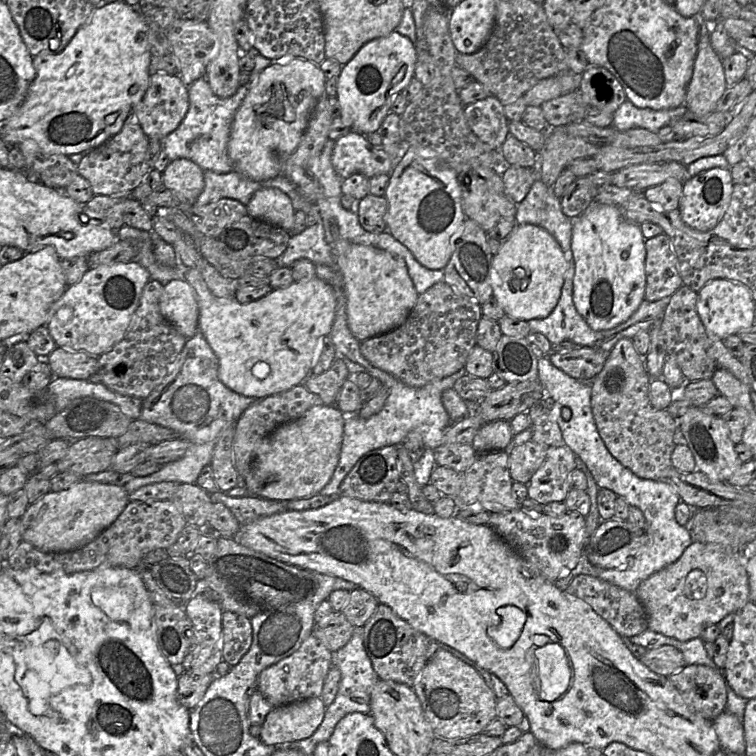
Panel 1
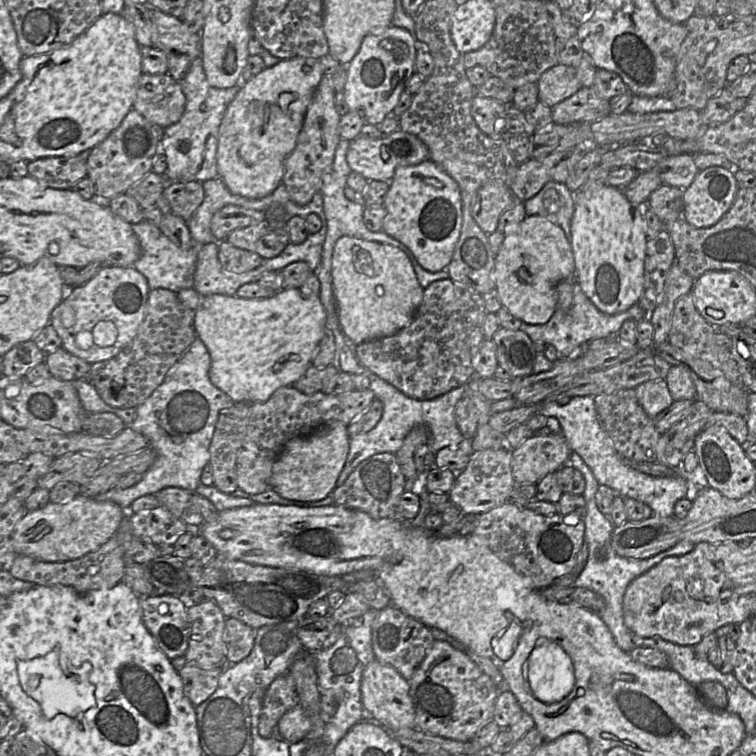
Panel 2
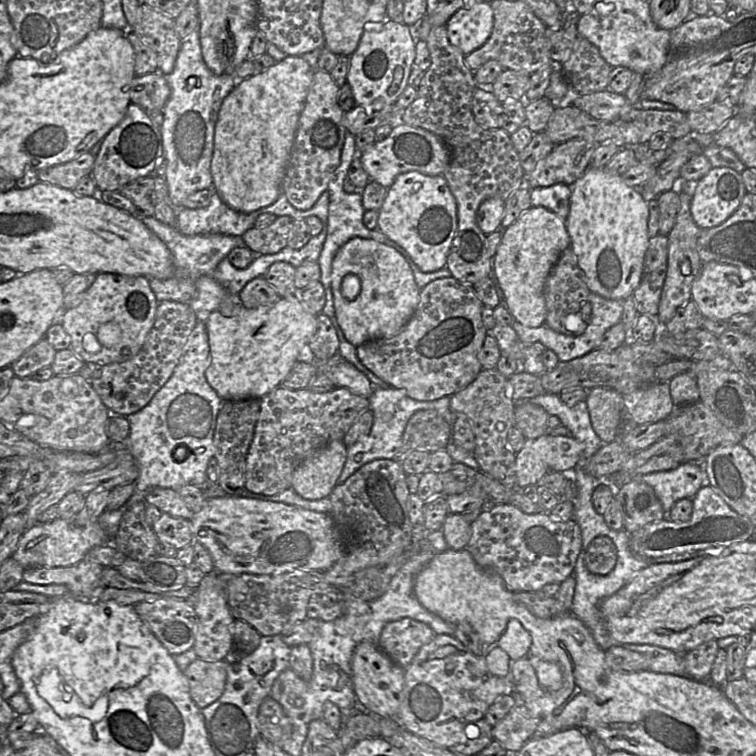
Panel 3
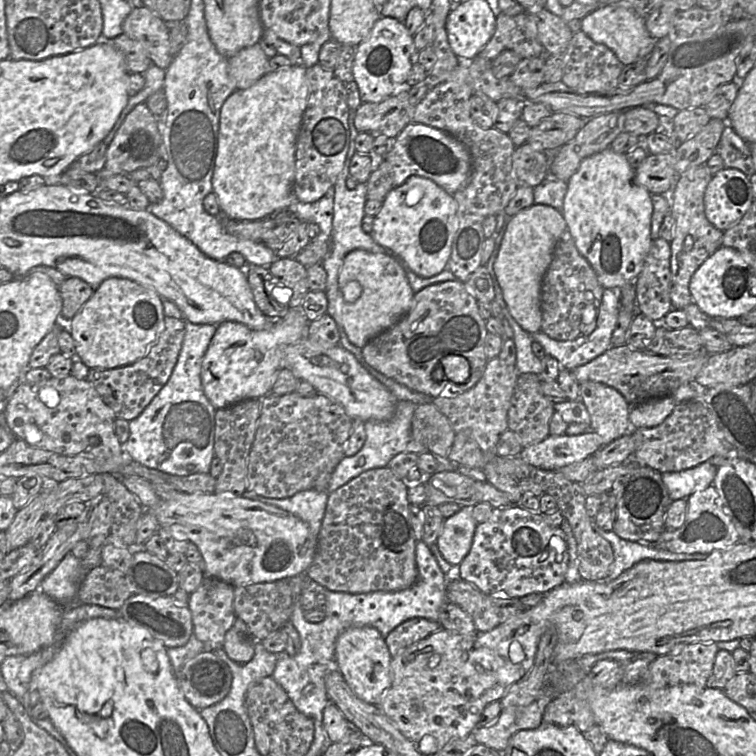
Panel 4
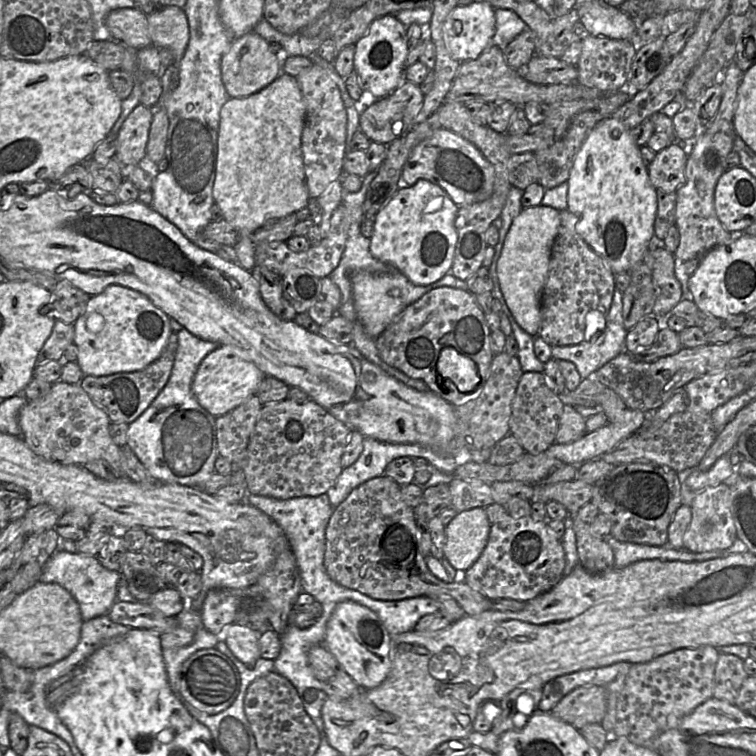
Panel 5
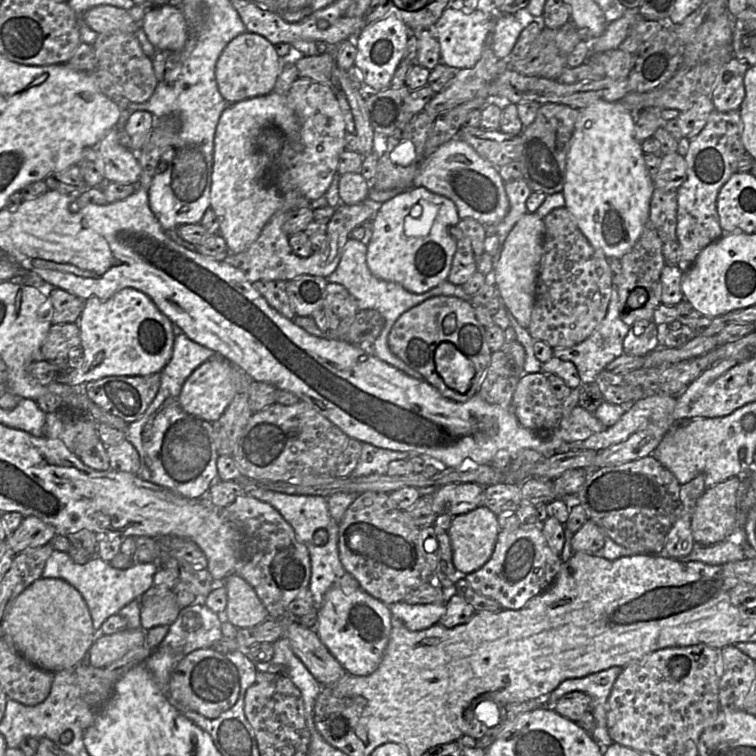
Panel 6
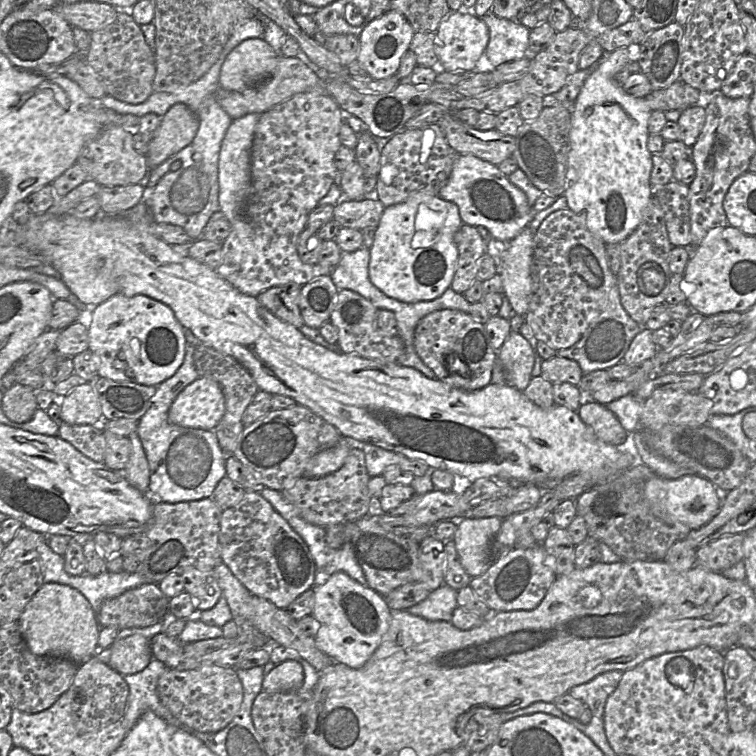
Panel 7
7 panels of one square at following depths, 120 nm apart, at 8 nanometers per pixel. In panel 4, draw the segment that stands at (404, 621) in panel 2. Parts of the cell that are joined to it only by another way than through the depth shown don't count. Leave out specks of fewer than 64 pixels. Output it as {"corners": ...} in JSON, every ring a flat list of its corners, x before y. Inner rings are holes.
{"corners":[[413,618,401,623,385,638,391,657,397,656,404,648,442,629,439,622,424,618]]}

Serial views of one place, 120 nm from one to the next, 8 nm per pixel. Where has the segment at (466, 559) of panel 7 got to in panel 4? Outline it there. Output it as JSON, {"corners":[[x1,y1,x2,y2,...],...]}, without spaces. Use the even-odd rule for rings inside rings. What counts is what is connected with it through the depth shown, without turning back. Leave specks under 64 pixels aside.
{"corners":[[463,507,444,520,436,543,445,560,458,567,469,553,478,523,472,516,472,507]]}

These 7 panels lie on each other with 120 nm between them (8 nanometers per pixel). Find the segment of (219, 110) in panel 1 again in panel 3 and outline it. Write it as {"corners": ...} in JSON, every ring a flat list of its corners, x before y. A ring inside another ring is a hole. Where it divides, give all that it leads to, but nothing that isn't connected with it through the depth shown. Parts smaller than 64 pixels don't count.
{"corners":[[199,29,182,41,174,69,165,77,171,91,163,108,164,121,159,128,162,134,163,157,167,163,165,180,172,206,181,208,192,193,212,188,211,161,215,125,220,107,237,85,238,78,229,74,215,75,206,66]]}

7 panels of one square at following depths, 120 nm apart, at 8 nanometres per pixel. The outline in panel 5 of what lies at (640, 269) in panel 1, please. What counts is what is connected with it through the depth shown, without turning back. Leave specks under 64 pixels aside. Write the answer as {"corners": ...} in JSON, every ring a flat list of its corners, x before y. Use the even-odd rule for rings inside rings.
{"corners":[[613,118,601,120,587,135,582,146,576,154,573,166,570,171,567,195,567,210,577,217,576,232,586,244,606,263,609,269,615,274,629,272,642,258,648,248,649,242,654,235,654,221,657,212,656,189,651,184,646,166,643,164,640,148,633,141,630,130,625,130,623,125]]}

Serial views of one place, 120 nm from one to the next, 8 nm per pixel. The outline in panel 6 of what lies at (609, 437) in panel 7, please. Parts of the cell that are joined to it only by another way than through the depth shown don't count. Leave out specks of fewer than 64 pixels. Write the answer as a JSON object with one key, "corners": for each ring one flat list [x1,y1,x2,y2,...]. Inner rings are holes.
{"corners":[[577,406,560,422,561,438,567,443,581,443,607,429,596,416]]}

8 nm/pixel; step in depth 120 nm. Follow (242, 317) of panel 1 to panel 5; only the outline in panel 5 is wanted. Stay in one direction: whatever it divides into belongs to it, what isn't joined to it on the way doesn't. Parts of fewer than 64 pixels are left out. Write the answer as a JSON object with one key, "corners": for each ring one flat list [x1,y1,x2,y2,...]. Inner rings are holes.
{"corners":[[219,345,199,364,191,388,198,403,212,416,219,417,255,395,264,378,264,373,240,348,232,345]]}

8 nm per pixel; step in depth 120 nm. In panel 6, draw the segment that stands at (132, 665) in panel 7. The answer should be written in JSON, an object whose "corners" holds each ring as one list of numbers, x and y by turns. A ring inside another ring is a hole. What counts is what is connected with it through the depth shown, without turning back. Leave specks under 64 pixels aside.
{"corners":[[126,629,113,635,98,635,88,651,88,664,94,668,107,667,130,650,143,645,145,632,142,629]]}

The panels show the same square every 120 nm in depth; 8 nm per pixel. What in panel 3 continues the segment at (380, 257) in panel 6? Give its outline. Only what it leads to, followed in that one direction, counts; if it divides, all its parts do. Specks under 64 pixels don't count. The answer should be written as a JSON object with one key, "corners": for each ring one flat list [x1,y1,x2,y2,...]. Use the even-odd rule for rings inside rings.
{"corners":[[418,171,399,174,388,188,379,210,377,229,401,246,425,273,446,267,448,253,458,225,457,203,444,175,430,176]]}

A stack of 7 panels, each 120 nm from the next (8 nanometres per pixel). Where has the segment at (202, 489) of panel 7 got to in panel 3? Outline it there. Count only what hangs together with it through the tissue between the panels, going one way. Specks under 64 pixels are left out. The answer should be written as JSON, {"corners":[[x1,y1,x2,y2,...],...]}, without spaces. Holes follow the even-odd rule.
{"corners":[[198,321,169,380,144,408,126,416,130,434,125,446,136,460,139,476,135,481,135,491,128,501,117,510,106,509,98,519,110,543,125,511,136,503,145,502,150,489,177,490,186,485,207,485,207,467,215,452,213,437,216,420,224,402,227,402,218,396,206,380,205,372,209,364,206,325]]}

